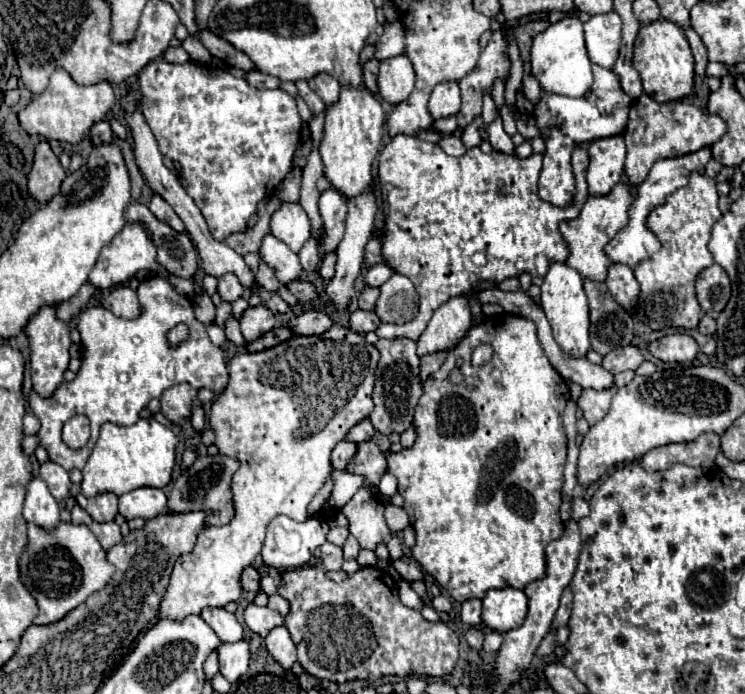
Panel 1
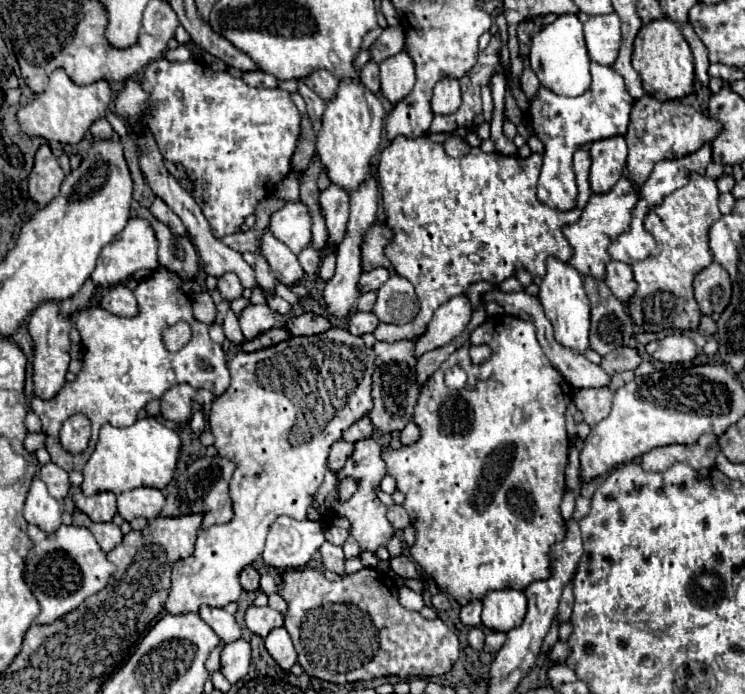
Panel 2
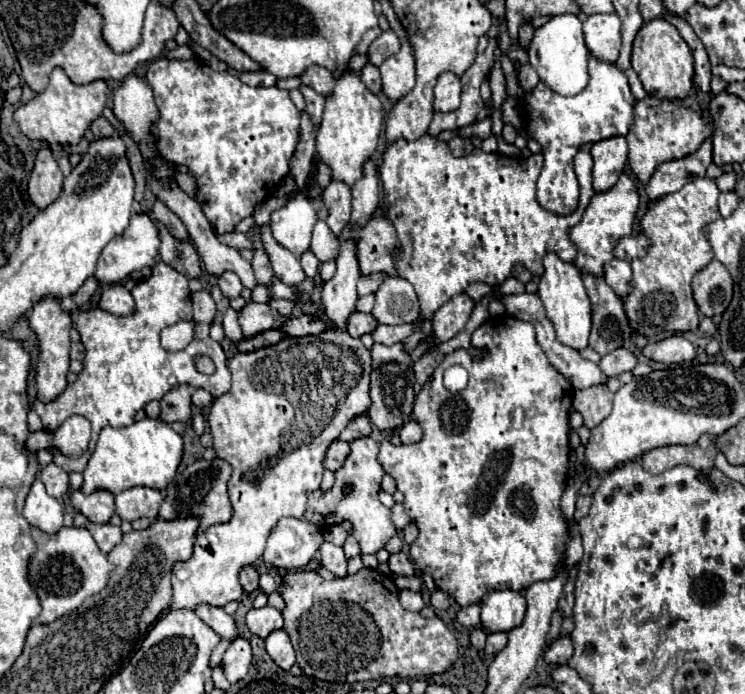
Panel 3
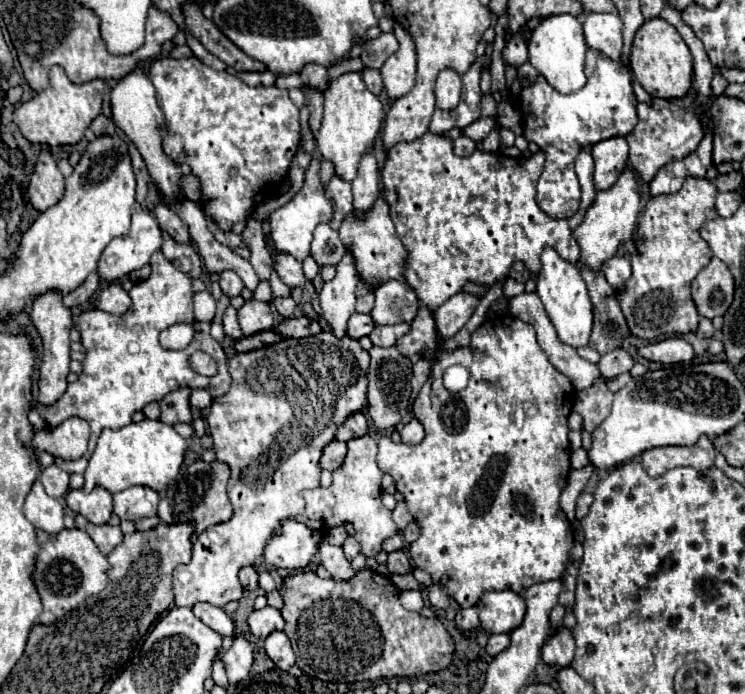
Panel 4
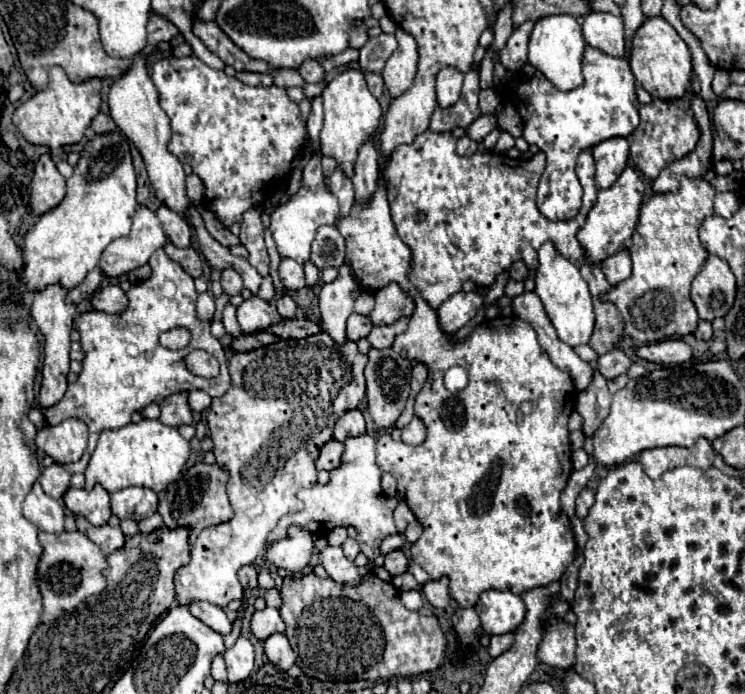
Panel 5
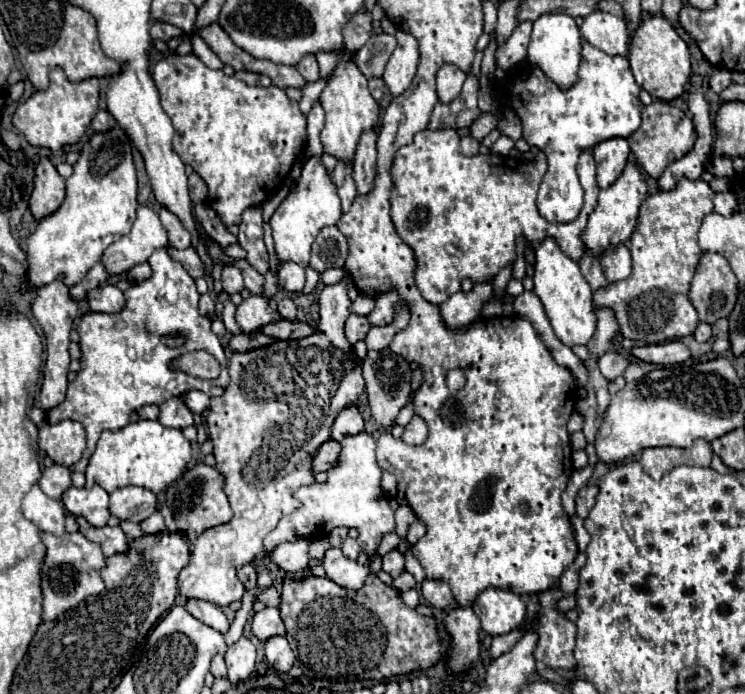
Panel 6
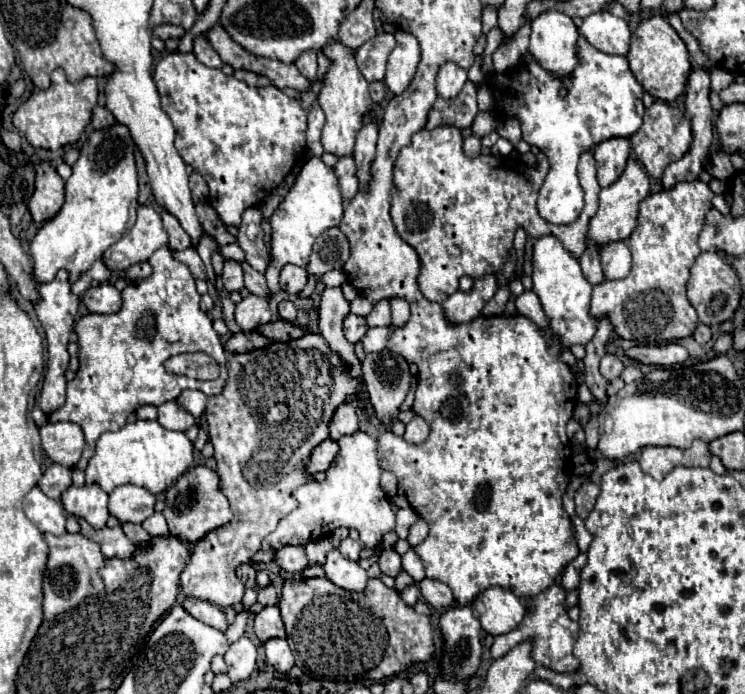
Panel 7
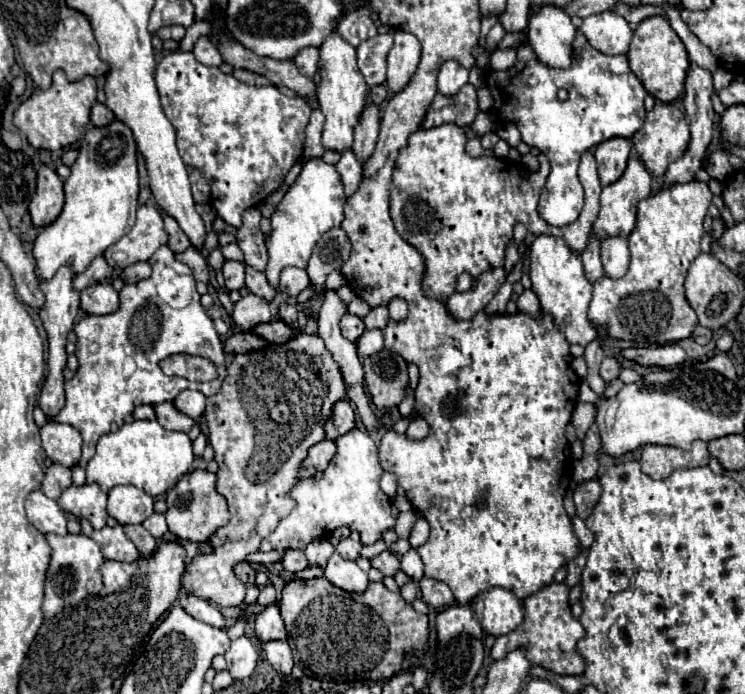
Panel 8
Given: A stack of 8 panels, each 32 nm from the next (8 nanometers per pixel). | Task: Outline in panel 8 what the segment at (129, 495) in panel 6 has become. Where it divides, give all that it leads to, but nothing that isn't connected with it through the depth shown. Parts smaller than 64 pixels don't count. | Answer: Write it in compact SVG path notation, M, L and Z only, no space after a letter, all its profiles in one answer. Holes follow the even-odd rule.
M116 486L108 492L108 514L120 524L142 524L154 512L154 498L136 486Z

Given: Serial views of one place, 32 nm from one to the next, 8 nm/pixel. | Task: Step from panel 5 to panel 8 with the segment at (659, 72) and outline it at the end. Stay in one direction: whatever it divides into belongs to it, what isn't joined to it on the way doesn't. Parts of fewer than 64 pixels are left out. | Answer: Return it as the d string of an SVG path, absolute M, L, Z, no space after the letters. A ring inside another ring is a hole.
M650 16L648 20L642 20L636 26L634 38L628 50L628 62L630 62L630 70L642 82L646 92L652 94L654 98L662 102L672 102L682 94L690 60L682 40L678 38L678 34L672 30L672 26L664 16Z

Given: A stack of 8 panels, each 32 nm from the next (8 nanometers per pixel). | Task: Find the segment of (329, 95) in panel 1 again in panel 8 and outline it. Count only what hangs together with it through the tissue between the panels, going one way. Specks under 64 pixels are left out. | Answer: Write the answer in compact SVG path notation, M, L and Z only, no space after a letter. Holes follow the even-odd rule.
M318 48L300 50L300 54L294 58L294 62L300 68L300 72L304 72L304 76L314 78L314 74L318 70Z

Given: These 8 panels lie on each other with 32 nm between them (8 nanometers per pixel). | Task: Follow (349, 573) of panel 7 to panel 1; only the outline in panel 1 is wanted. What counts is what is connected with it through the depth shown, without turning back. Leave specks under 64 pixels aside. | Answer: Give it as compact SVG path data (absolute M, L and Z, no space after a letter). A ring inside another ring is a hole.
M326 542L322 548L320 548L320 560L324 564L326 570L340 570L342 568L342 562L344 562L344 556L342 556L342 548L340 546L334 546L330 542Z

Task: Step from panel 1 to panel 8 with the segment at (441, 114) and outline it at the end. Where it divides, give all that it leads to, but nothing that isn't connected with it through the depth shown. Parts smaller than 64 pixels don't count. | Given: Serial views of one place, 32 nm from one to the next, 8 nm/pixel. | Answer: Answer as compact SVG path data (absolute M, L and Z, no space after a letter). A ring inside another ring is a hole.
M448 60L442 64L438 72L438 92L442 96L454 96L468 82L468 70L460 66L456 60Z

